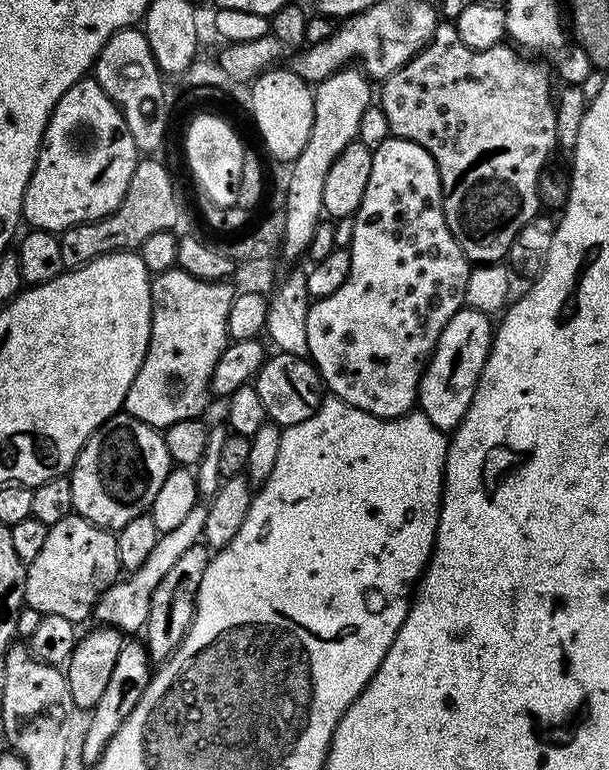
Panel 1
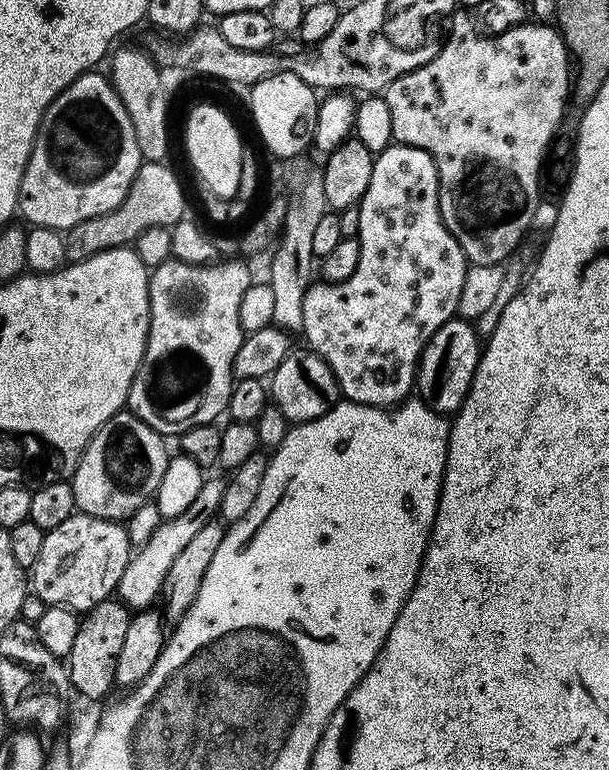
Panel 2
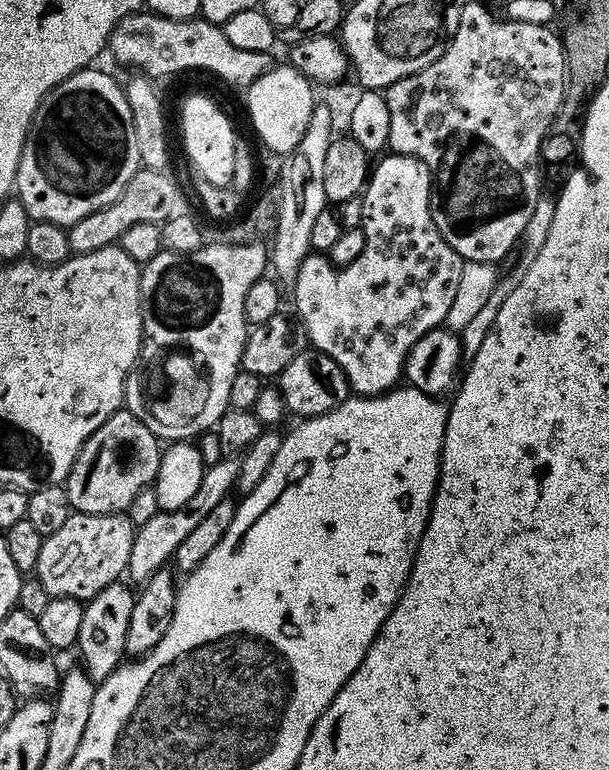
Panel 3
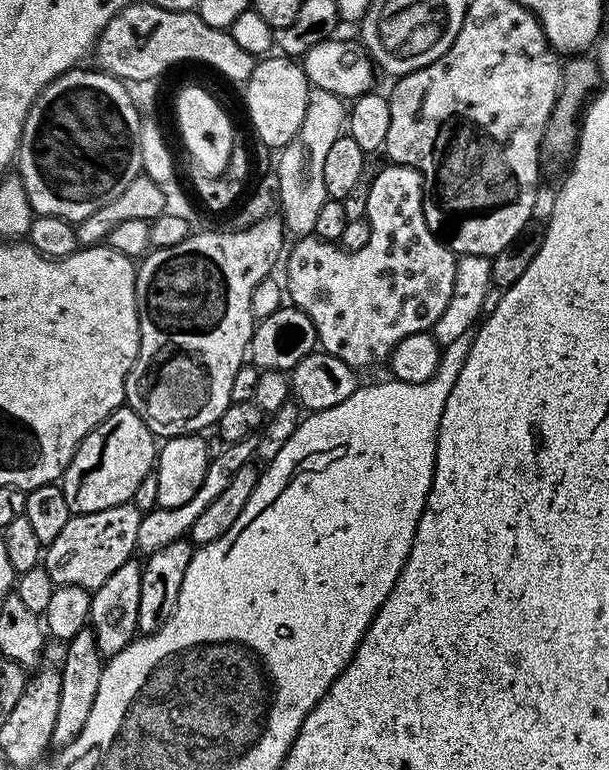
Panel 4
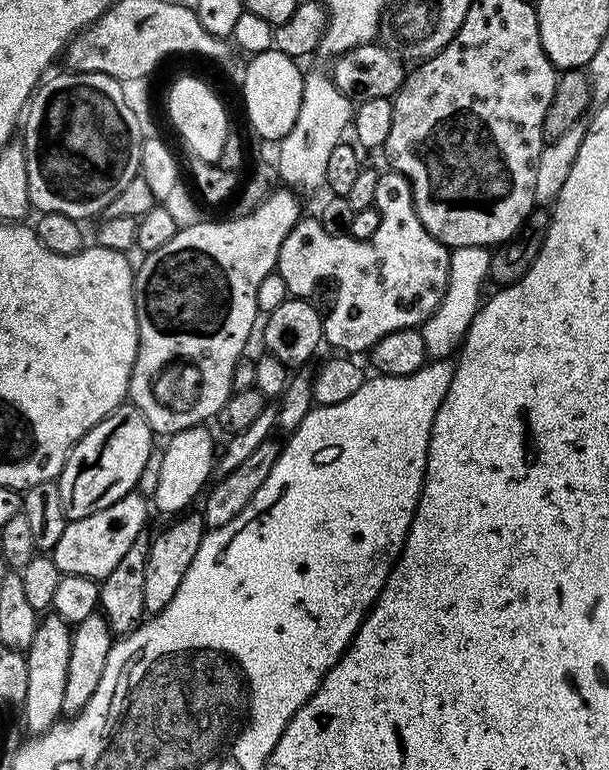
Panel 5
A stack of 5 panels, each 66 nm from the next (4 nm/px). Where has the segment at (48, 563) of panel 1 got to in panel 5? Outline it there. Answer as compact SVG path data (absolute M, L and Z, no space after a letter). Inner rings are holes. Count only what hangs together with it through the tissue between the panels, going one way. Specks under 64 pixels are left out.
M133 490L127 492L114 506L106 506L106 510L98 510L94 514L86 514L86 518L69 520L66 530L62 530L62 538L58 538L58 546L50 553L53 568L66 576L85 576L97 582L104 579L122 562L126 550L134 546L134 538L145 531L144 523L148 520L150 500Z

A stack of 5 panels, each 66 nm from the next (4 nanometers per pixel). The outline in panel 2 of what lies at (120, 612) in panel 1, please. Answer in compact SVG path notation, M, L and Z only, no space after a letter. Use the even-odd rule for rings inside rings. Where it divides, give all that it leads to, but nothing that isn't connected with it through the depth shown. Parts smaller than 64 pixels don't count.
M205 479L202 488L198 492L194 502L182 512L182 514L163 519L154 535L148 539L144 545L141 545L130 557L123 571L122 578L119 579L117 588L117 597L121 603L127 605L133 611L143 611L151 607L160 595L161 586L165 582L165 574L170 570L170 565L178 558L178 553L202 530L202 526L209 524L217 515L222 500L222 490L224 483L221 479ZM137 552L137 553L136 553Z

